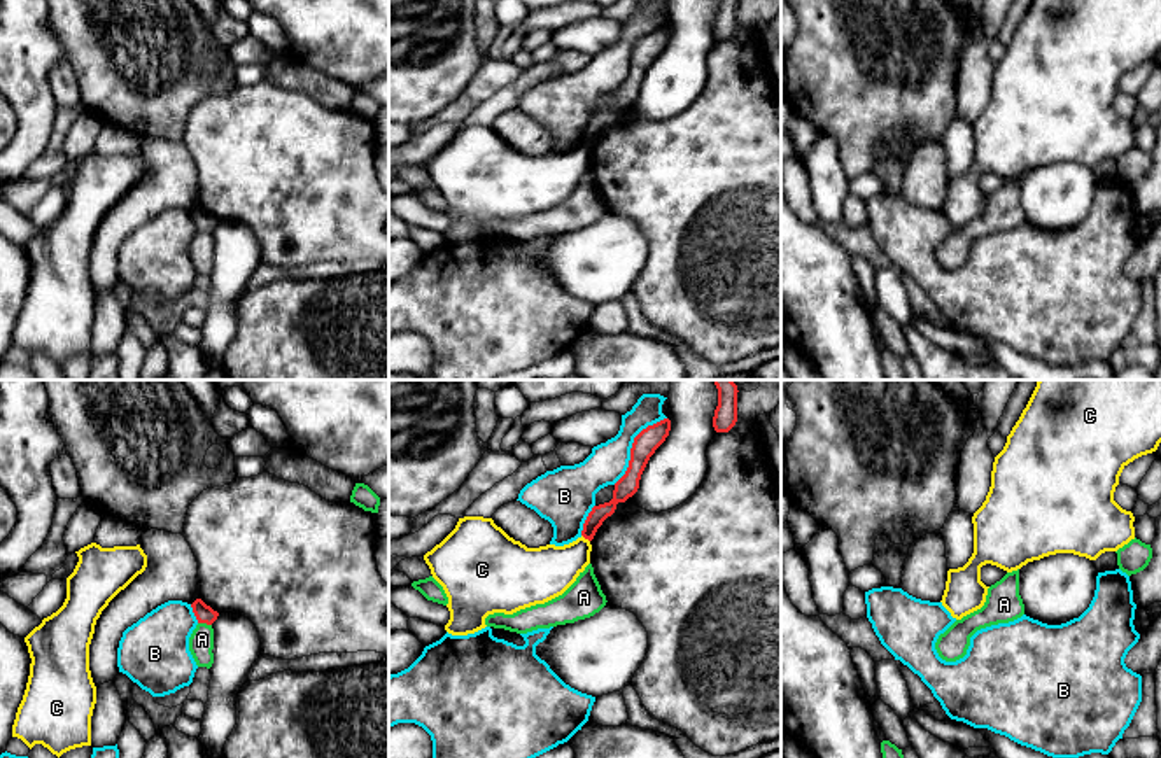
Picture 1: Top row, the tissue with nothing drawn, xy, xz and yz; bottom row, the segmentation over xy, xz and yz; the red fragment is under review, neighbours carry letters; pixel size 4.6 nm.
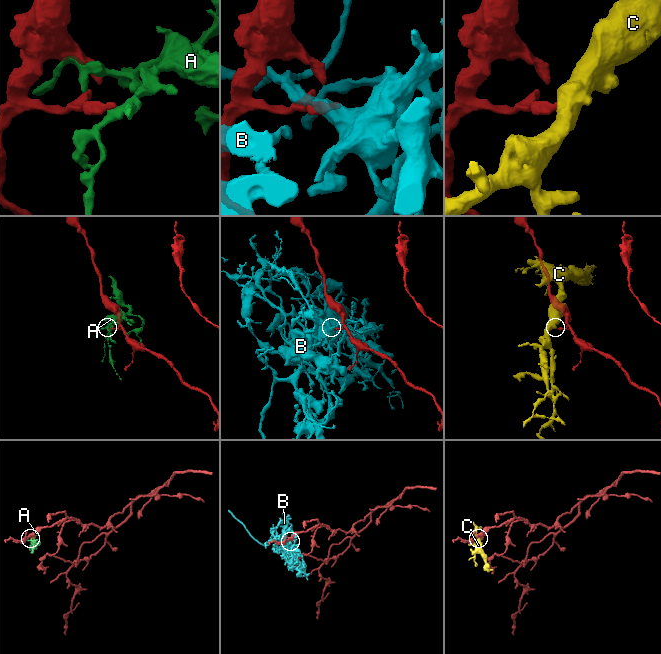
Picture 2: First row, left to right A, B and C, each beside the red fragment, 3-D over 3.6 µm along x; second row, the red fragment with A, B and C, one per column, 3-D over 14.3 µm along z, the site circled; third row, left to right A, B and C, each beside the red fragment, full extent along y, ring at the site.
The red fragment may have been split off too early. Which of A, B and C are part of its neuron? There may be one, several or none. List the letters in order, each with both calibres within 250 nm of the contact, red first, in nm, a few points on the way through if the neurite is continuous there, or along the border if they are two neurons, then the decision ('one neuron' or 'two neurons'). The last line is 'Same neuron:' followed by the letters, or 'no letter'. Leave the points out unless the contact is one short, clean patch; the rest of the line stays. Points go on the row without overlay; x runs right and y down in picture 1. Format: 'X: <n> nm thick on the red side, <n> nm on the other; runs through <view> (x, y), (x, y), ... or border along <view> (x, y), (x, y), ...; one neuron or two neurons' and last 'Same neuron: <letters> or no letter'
A: 90 nm thick on the red side, 110 nm on the other; two neurons
B: 110 nm thick on the red side, 180 nm on the other; two neurons
C: 80 nm thick on the red side, 240 nm on the other; border along xz (582, 142), (589, 149); two neurons
Same neuron: no letter

